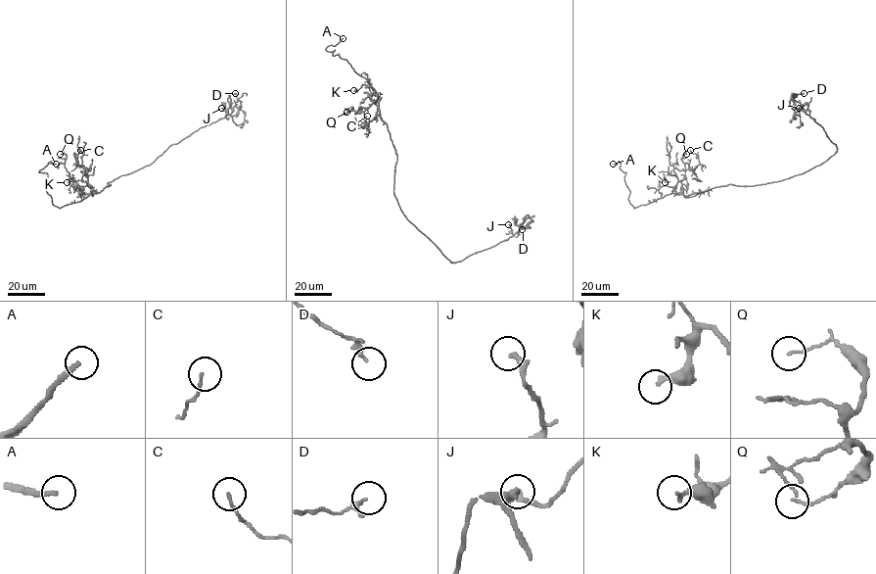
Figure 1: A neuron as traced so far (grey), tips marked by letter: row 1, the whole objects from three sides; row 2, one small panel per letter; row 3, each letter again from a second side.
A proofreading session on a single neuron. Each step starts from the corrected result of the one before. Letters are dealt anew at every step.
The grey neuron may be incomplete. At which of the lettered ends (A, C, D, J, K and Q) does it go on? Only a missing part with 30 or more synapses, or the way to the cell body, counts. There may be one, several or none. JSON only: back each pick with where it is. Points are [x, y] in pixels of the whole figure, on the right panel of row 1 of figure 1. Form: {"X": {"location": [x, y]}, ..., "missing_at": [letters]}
{"A": {"location": [613, 164]}, "missing_at": ["A"]}

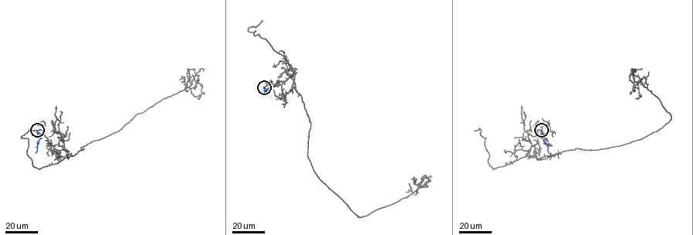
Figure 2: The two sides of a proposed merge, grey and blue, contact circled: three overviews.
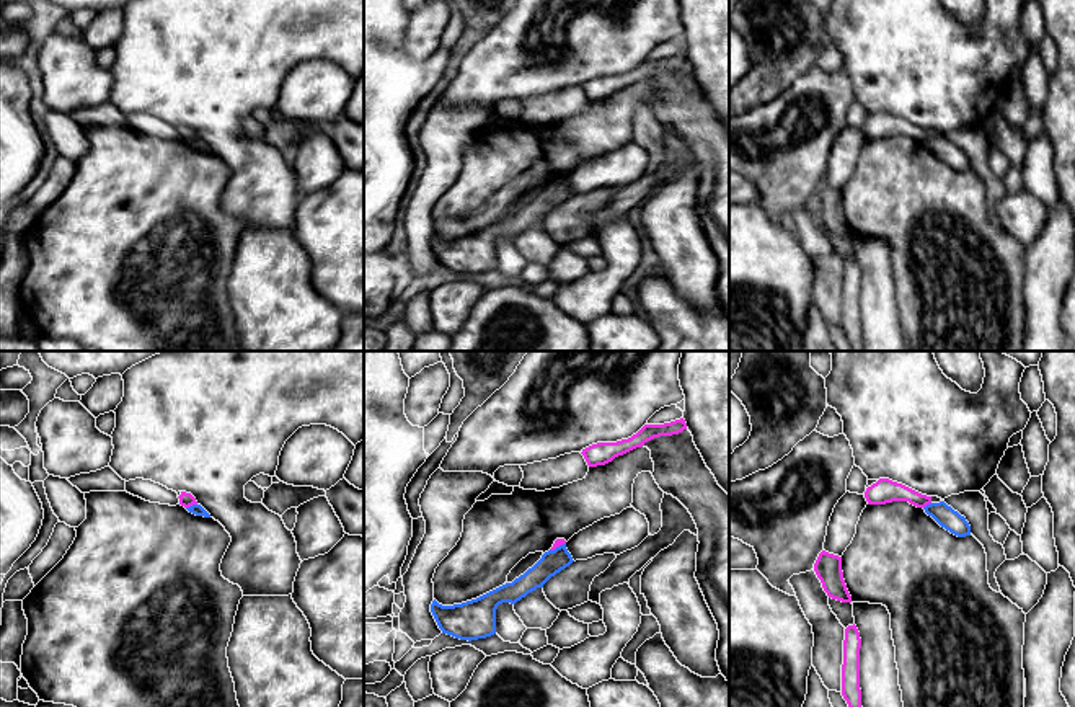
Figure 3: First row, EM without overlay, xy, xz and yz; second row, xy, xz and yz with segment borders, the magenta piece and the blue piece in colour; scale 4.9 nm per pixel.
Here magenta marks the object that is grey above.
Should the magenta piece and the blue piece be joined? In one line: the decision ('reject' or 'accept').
reject

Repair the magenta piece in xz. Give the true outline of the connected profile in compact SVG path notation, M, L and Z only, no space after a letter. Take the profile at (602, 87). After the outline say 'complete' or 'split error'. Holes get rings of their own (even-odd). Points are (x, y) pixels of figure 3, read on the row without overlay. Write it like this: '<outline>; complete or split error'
M683 52L664 59L644 59L636 69L617 77L597 77L582 83L582 90L589 101L605 100L615 91L623 90L636 82L644 80L648 75L659 70L672 70L687 64Z; complete

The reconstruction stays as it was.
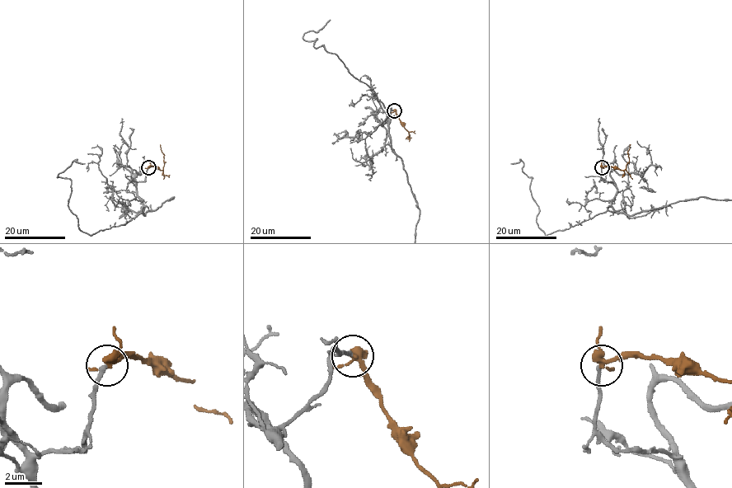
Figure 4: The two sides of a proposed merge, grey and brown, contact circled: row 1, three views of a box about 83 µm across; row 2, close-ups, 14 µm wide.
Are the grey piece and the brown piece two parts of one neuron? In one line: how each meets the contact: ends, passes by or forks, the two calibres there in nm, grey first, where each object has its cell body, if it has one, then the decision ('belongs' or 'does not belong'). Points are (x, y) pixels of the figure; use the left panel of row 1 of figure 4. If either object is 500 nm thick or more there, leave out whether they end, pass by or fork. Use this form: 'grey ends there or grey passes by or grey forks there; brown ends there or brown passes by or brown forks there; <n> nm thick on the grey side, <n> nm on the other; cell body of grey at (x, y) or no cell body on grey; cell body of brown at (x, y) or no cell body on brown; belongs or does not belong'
grey ends there; brown forks there; 200 nm thick on the grey side, 280 nm on the other; no cell body on grey; no cell body on brown; belongs

